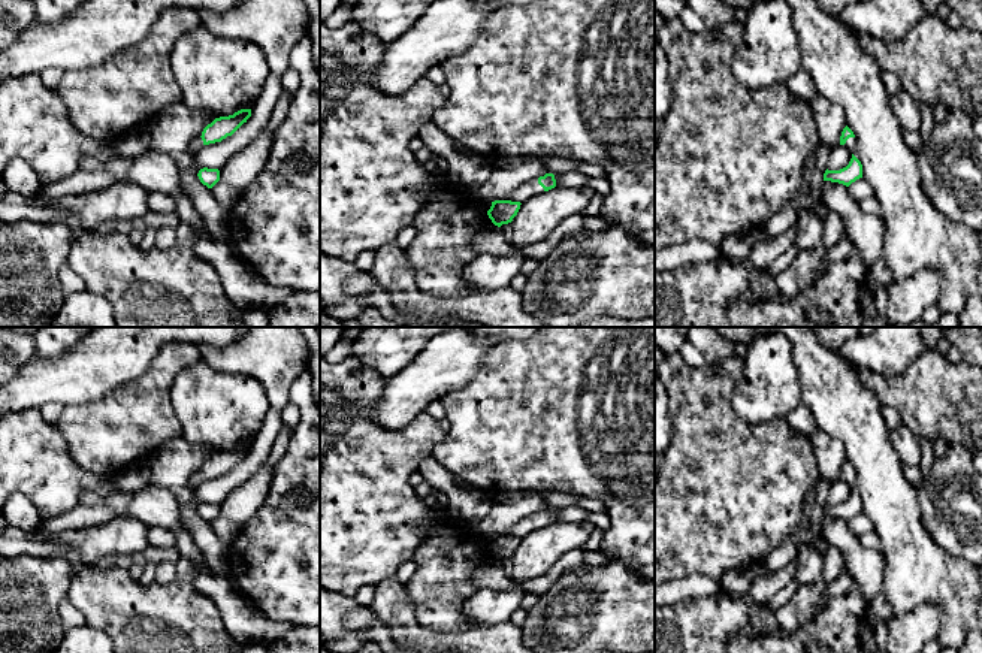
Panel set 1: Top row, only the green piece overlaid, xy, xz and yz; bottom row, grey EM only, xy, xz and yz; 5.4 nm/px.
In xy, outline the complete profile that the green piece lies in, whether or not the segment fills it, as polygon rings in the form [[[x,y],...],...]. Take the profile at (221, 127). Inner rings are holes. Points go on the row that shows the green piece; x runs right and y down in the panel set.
[[[241,109],[233,115],[215,118],[203,129],[202,136],[191,143],[193,154],[205,145],[221,142],[227,136],[232,136],[250,117],[251,109]]]

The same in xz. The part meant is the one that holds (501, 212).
[[[546,173],[538,179],[532,179],[519,188],[516,188],[505,200],[492,202],[490,209],[487,211],[489,218],[498,227],[508,224],[517,215],[520,205],[531,196],[535,196],[543,191],[549,191],[556,187],[556,179],[553,173]]]

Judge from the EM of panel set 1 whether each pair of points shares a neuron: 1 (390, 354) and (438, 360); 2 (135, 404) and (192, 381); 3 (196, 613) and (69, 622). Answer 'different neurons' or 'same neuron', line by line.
1: different neurons
2: different neurons
3: different neurons

